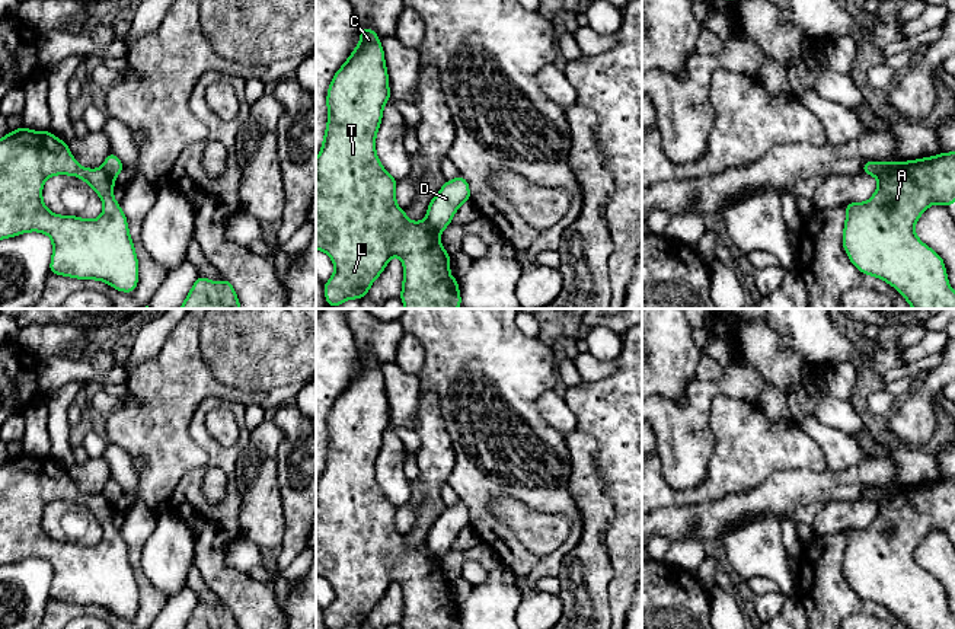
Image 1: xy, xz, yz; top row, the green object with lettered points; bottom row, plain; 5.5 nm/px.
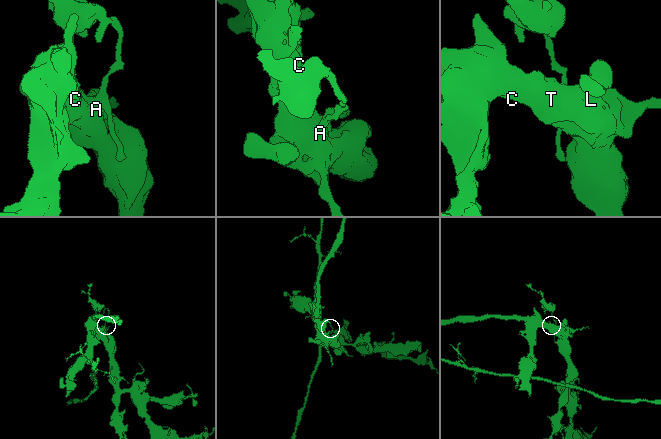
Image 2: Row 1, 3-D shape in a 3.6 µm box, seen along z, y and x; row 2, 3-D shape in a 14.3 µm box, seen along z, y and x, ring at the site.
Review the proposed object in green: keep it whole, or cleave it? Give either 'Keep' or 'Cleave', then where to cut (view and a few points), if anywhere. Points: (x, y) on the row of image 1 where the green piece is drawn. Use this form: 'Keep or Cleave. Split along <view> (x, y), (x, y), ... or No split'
Cleave. Split along yz (896, 163), (877, 176)

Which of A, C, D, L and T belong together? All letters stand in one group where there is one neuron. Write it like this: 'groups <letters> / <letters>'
groups A C L T / D

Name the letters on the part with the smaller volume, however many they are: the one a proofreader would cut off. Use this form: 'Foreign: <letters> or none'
Foreign: D

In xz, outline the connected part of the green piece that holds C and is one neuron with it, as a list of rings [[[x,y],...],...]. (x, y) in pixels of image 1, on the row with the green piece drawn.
[[[360,26],[361,41],[344,66],[333,76],[328,89],[328,125],[323,144],[316,157],[316,249],[328,253],[335,265],[333,275],[325,285],[325,298],[330,307],[368,293],[371,284],[384,271],[389,259],[397,256],[403,262],[400,300],[405,309],[457,309],[461,306],[459,281],[450,275],[450,255],[444,250],[440,236],[427,220],[409,221],[405,210],[396,204],[396,183],[376,154],[376,134],[383,108],[390,99],[389,74],[384,52],[377,33]]]

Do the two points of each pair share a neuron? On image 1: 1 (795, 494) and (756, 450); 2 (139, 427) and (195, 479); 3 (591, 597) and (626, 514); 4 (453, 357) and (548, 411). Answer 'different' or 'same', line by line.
1: different
2: different
3: different
4: different

